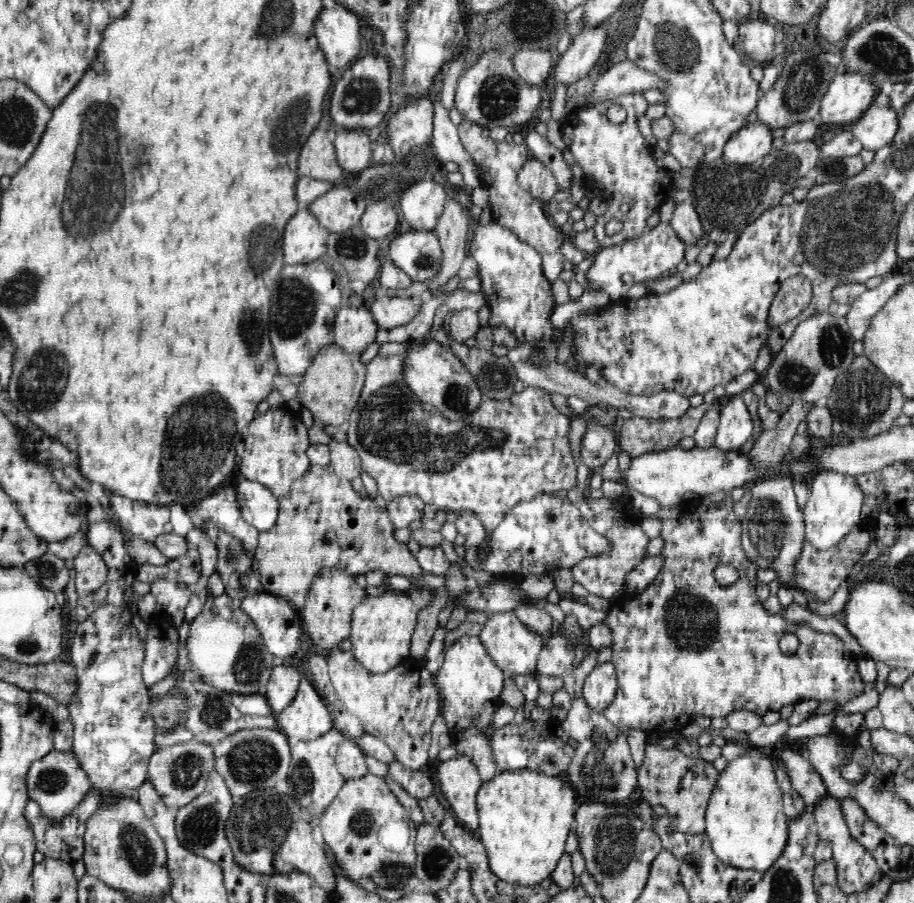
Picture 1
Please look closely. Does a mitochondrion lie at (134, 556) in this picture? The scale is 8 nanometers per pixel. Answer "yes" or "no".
no

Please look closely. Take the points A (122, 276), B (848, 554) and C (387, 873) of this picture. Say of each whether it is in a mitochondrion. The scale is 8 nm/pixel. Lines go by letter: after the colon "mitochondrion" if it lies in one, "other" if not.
A: other
B: other
C: mitochondrion

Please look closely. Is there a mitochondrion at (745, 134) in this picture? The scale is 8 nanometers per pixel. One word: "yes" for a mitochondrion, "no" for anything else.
no

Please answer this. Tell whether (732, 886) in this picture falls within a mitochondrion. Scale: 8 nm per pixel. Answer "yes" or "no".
no

